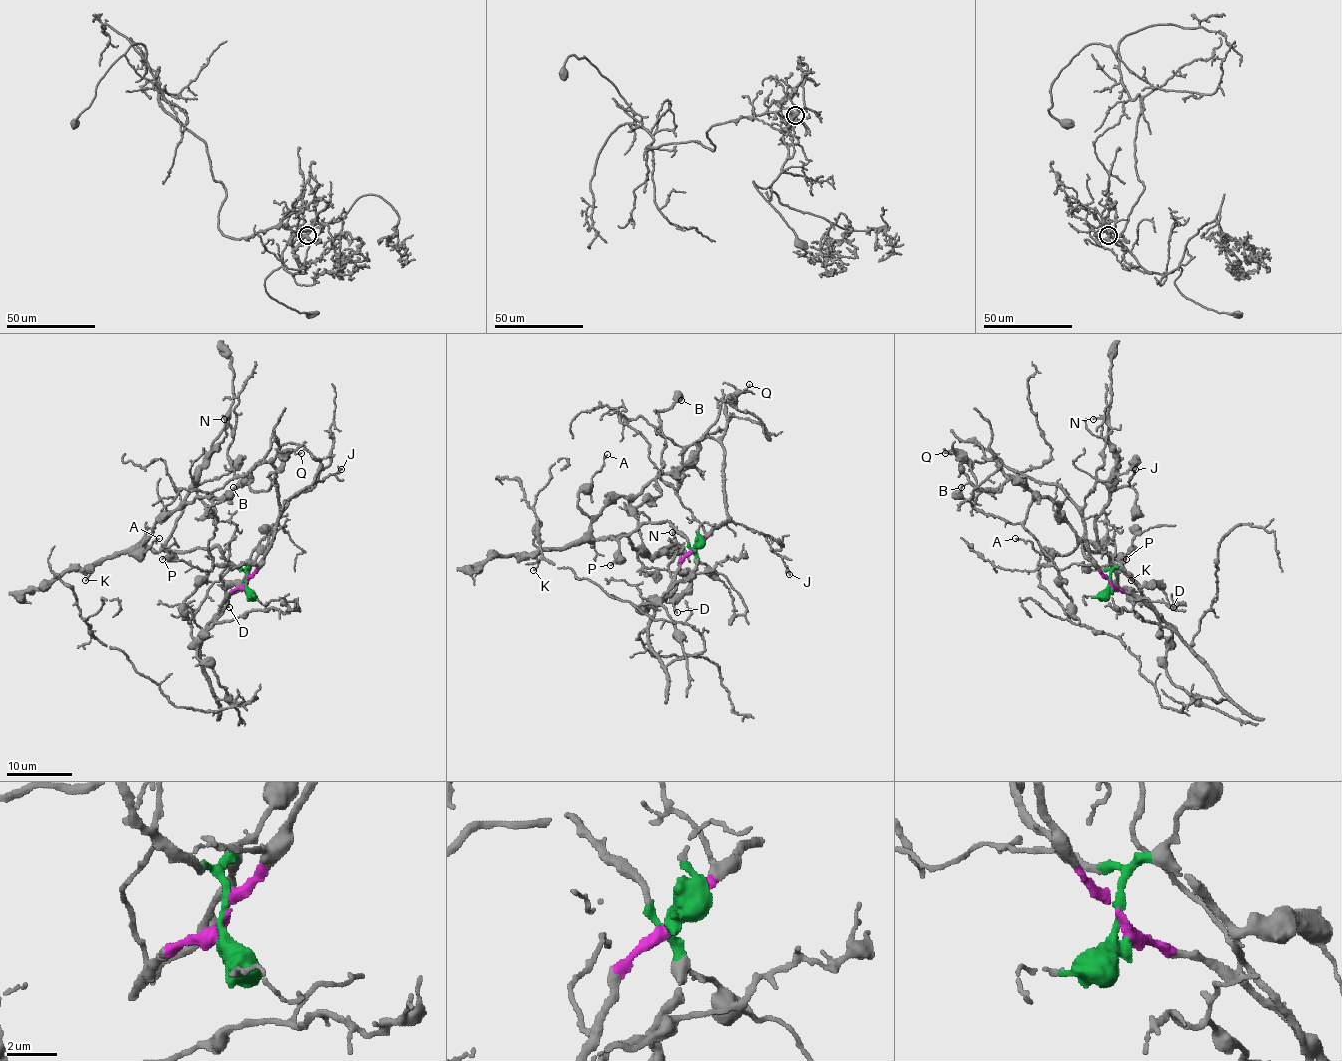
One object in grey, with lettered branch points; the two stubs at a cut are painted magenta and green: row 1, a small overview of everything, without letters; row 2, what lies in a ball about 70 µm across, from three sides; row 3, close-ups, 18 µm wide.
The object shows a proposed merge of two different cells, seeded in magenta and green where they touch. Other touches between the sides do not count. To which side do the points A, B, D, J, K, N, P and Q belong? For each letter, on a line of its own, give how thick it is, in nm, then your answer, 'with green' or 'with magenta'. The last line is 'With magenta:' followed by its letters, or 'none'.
A: 180 nm | with green
B: 360 nm | with green
D: 140 nm | with green
J: 150 nm | with magenta
K: 110 nm | with green
N: 90 nm | with green
P: 180 nm | with green
Q: 120 nm | with green
With magenta: J

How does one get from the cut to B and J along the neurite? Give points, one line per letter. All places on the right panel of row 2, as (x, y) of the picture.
B: (1109, 584), (1110, 571), (1082, 546), (1099, 548), (1050, 498), (1008, 523), (974, 508), (961, 487)
J: (1109, 584), (1087, 549), (1082, 518), (1084, 498), (1099, 480), (1109, 480), (1135, 469)

